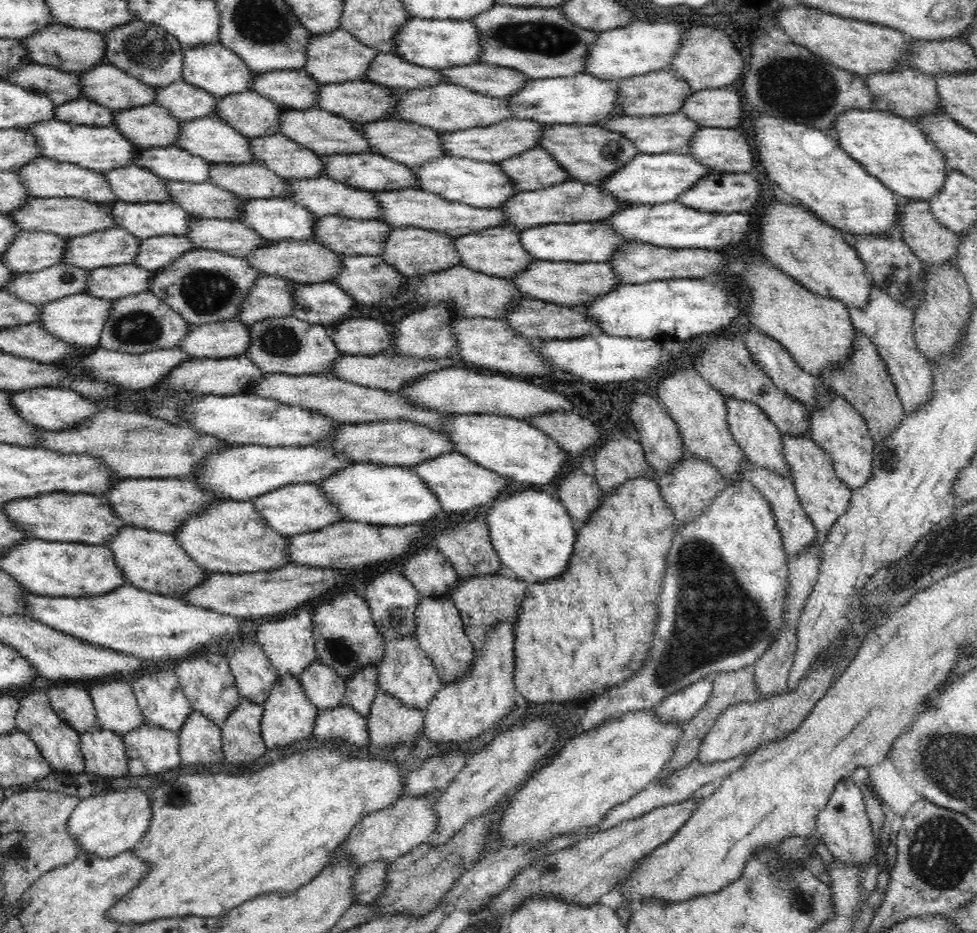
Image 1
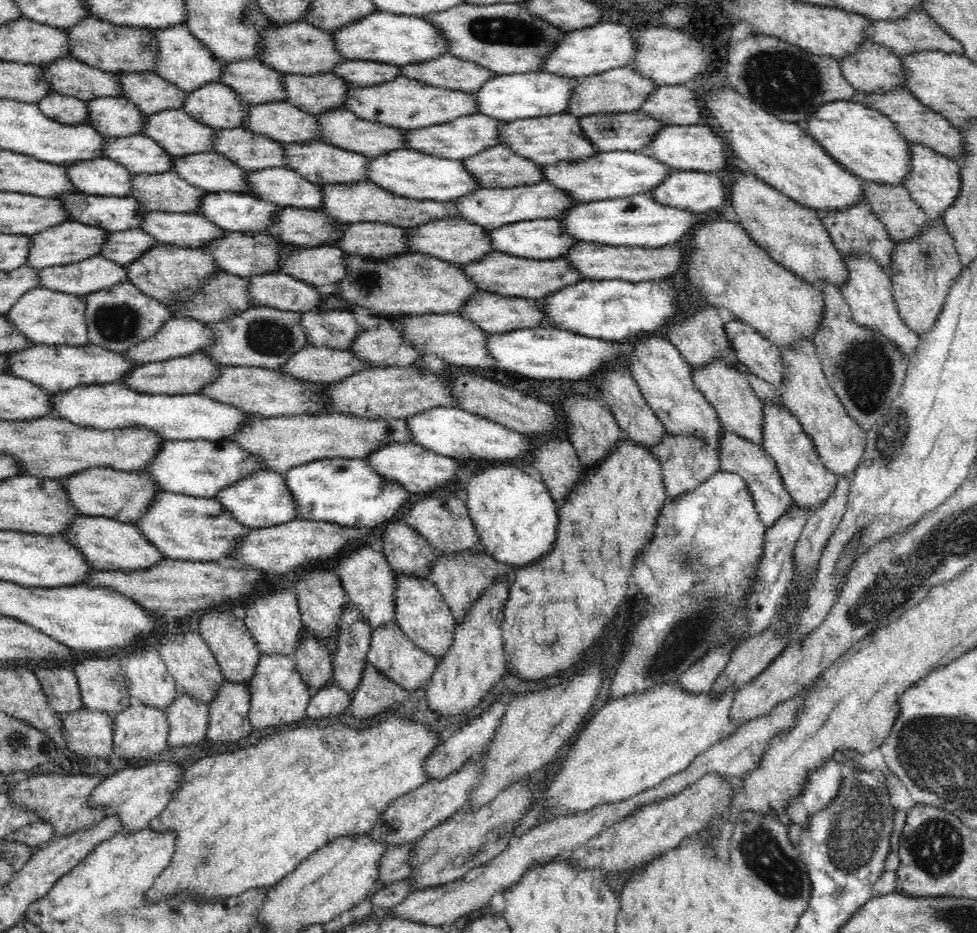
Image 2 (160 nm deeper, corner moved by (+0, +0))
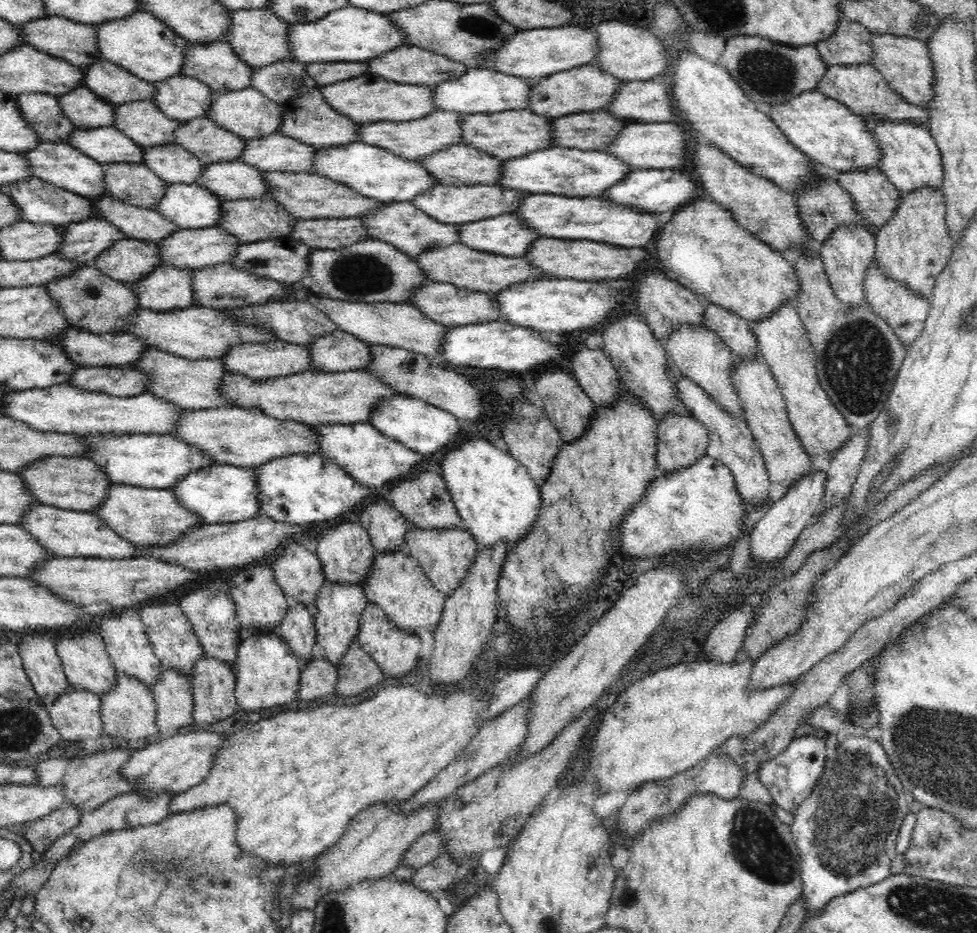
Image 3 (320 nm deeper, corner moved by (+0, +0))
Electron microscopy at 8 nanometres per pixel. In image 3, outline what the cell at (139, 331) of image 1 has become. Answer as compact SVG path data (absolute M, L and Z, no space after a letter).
M84 265L72 274L52 279L44 287L69 324L96 334L124 333L123 330L135 321L137 312L144 309L128 284L114 280L95 265Z

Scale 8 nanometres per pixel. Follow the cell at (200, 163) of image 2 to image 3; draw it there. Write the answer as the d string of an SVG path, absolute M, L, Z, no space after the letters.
M172 143L143 147L143 151L145 166L166 183L197 184L205 167L192 152Z

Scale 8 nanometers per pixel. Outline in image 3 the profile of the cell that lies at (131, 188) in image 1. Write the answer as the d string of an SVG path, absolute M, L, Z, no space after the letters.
M63 140L57 142L42 141L33 149L23 153L16 154L21 154L28 161L28 165L30 165L29 170L31 170L33 176L44 182L88 199L95 199L100 195L108 195L107 186L105 186L103 181L102 164L91 157L85 156L83 152L80 152Z

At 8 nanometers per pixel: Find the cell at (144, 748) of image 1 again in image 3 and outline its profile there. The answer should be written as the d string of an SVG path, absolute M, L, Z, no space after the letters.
M117 672L115 687L101 696L100 714L103 722L103 730L111 737L124 738L136 746L153 740L157 736L156 703L150 688L136 677Z

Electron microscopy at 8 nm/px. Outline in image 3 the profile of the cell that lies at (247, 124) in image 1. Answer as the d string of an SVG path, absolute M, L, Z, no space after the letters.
M174 75L153 85L156 90L152 101L168 118L182 122L205 116L213 91L207 84L186 75Z

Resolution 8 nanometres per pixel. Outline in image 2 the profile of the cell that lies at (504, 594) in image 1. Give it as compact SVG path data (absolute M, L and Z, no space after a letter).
M460 551L455 555L438 552L437 559L433 562L429 572L429 580L437 586L444 600L451 608L455 620L463 621L471 604L479 599L481 592L499 577L506 577L512 582L515 577L515 567L494 560L488 553L474 553L474 551Z

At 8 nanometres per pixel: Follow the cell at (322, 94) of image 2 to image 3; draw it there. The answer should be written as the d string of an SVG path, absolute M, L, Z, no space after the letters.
M284 59L266 66L252 67L251 87L276 103L286 104L290 99L319 87L305 71L306 65Z

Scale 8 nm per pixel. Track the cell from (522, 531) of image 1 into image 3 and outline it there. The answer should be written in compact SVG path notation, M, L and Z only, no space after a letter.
M480 428L467 429L468 436L450 445L440 462L441 475L446 481L450 497L456 506L463 526L470 531L478 545L484 547L494 546L500 541L512 544L529 533L531 526L539 517L542 508L540 487L532 480L527 468L522 466L510 453L502 452L494 446Z

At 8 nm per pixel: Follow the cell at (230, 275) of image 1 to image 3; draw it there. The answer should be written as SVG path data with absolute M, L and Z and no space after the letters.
M130 237L117 240L92 261L104 274L125 284L139 281L155 266L162 265L156 241Z

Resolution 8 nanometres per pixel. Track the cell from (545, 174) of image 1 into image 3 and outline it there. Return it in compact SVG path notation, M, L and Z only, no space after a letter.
M460 143L417 160L442 185L496 185L503 159Z

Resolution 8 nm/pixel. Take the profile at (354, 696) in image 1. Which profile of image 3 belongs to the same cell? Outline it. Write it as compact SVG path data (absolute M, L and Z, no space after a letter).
M326 581L320 587L315 603L311 609L317 628L316 643L324 648L326 659L337 666L350 644L358 640L359 622L368 602L363 588L356 583L336 583Z

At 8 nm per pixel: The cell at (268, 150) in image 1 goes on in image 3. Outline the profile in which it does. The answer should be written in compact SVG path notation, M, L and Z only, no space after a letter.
M205 116L180 122L173 132L173 144L192 152L196 159L200 159L203 166L212 164L212 162L238 162L245 151L245 139L218 126L213 120Z

